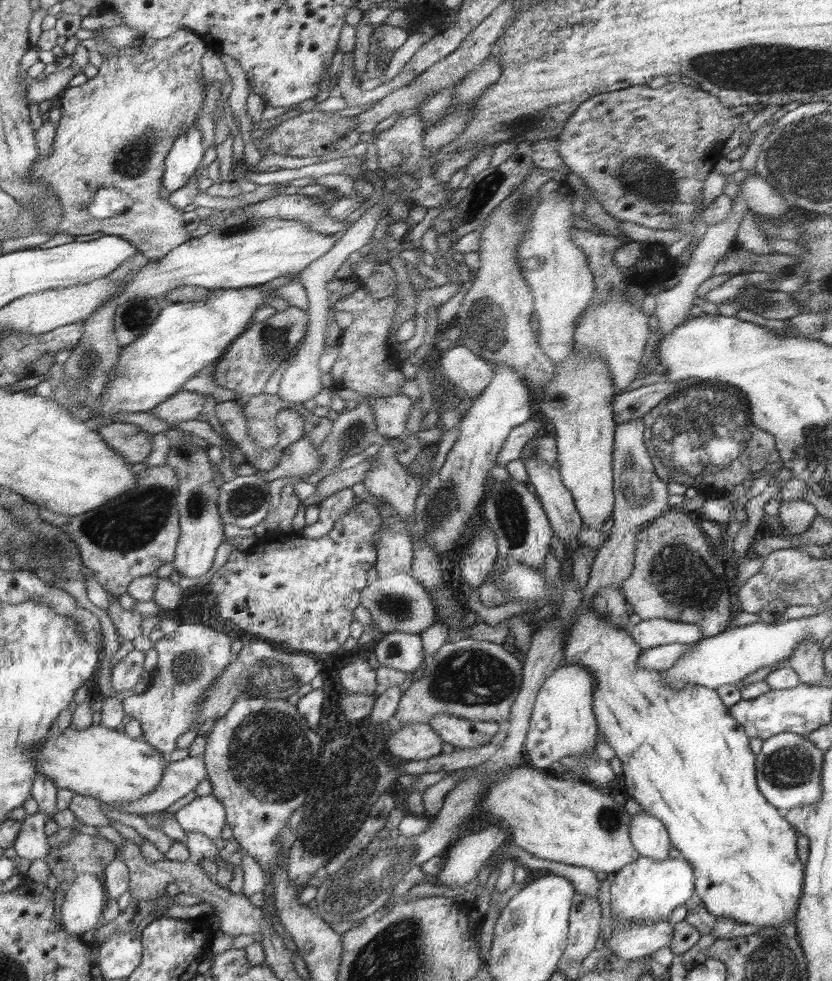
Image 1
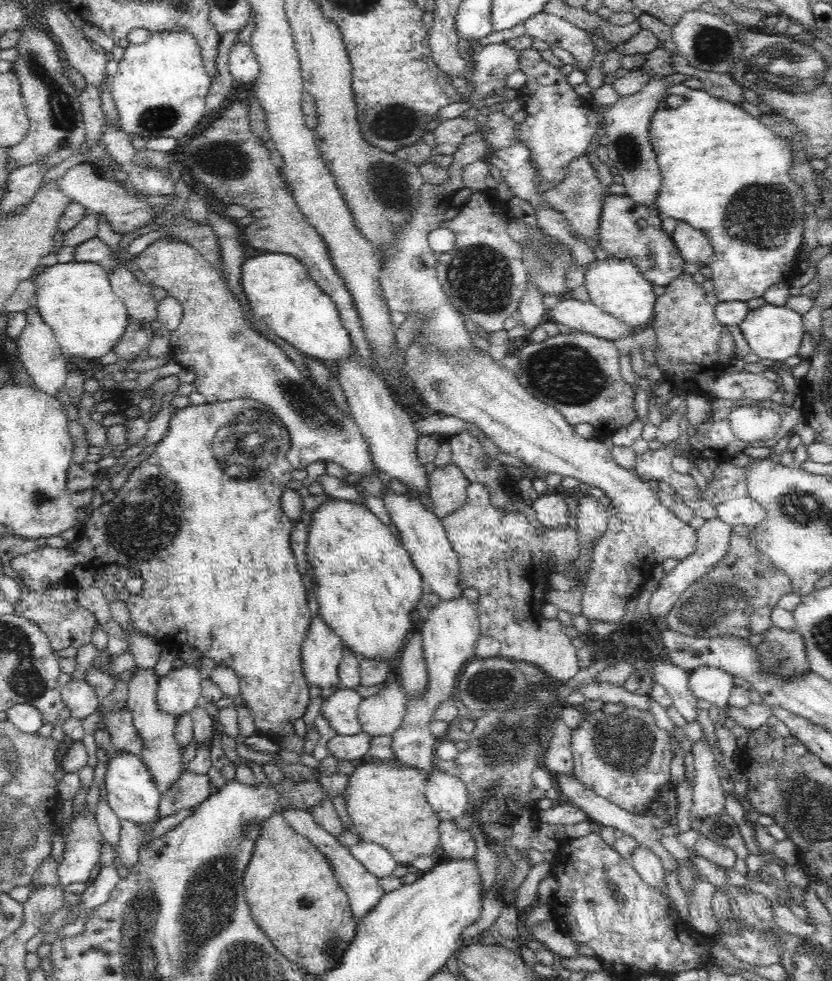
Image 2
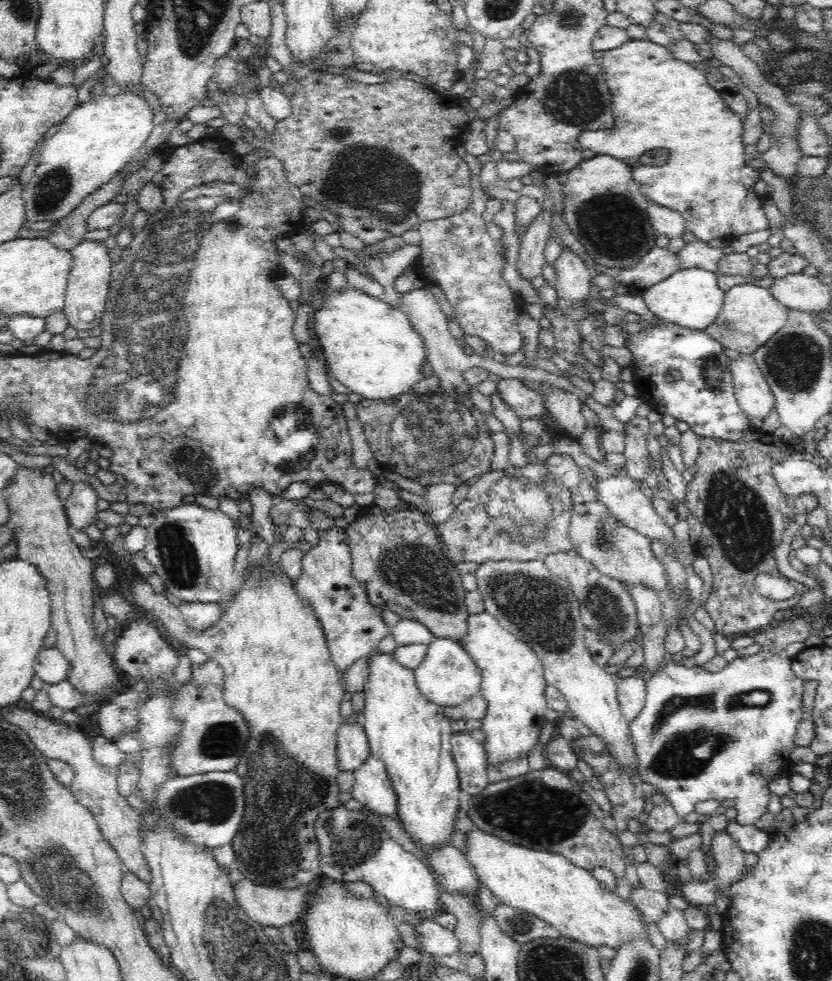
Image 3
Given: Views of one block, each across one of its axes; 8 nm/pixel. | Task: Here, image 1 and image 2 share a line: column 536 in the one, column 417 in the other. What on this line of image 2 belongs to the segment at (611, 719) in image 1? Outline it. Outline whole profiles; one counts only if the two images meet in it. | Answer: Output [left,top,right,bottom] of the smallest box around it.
[308,500,425,670]

